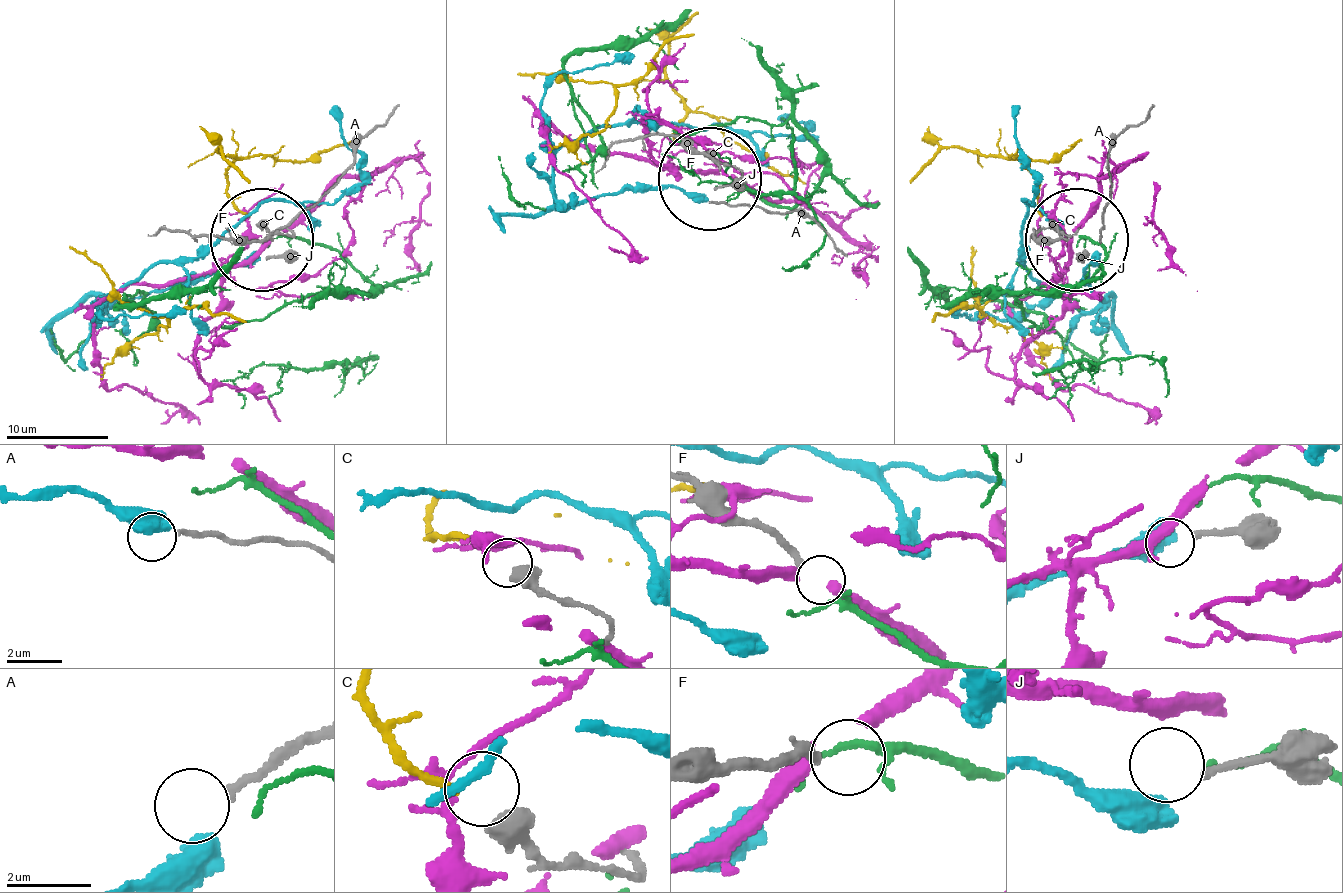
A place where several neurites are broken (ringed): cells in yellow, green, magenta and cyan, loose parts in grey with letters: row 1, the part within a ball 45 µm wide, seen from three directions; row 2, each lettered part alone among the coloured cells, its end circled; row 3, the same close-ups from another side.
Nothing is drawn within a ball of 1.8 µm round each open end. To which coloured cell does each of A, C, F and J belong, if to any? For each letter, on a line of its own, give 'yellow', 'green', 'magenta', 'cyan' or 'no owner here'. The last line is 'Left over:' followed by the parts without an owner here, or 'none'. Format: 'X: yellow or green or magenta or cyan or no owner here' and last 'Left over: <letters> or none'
A: cyan
C: yellow
F: green
J: no owner here
Left over: J

